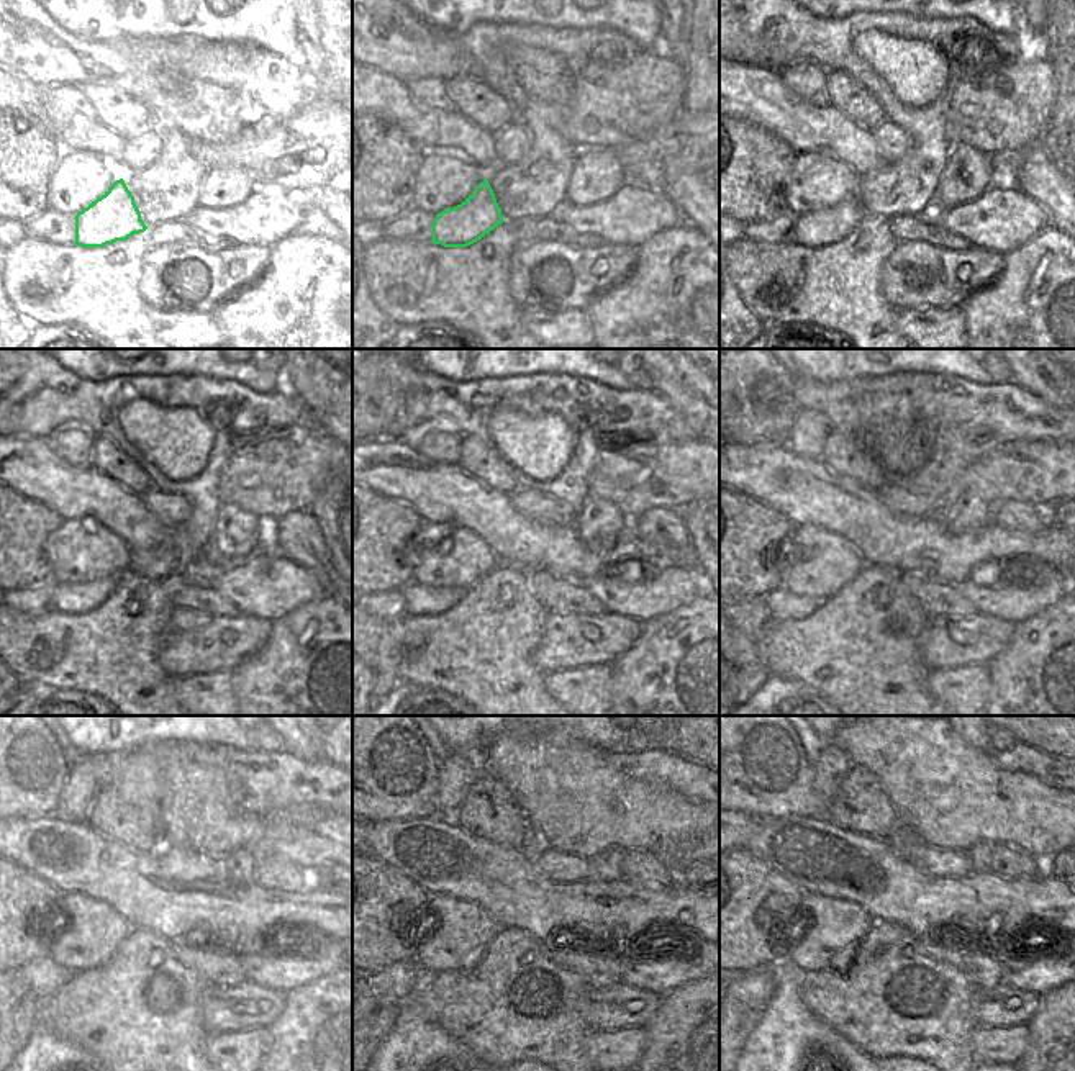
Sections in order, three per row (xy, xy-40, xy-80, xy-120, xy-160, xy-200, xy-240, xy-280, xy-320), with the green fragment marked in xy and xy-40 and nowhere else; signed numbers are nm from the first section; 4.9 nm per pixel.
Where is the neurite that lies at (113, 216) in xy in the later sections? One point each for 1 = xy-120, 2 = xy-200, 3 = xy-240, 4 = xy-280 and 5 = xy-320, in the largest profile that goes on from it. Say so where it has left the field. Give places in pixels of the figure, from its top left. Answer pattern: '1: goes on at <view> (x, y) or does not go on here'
1: goes on at xy-120 (68, 598)
2: goes on at xy-200 (784, 606)
3: goes on at xy-240 (43, 976)
4: goes on at xy-280 (395, 983)
5: goes on at xy-320 (754, 989)

